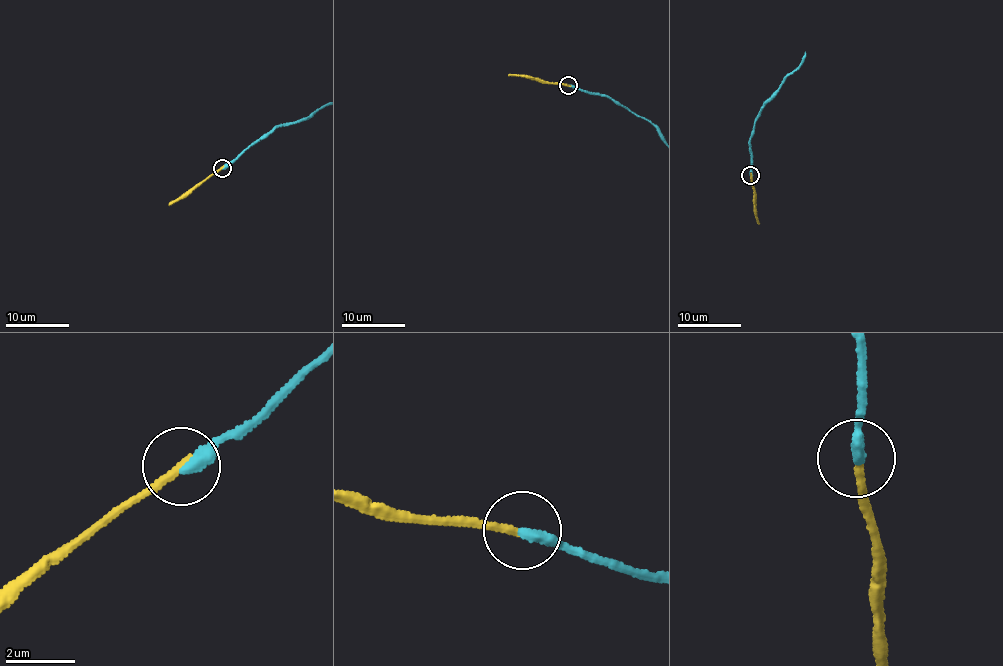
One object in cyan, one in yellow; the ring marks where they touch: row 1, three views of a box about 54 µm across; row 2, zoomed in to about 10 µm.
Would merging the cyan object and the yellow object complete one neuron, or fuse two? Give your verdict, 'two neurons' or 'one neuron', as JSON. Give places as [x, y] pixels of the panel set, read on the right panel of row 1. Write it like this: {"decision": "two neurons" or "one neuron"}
{"decision": "one neuron"}

